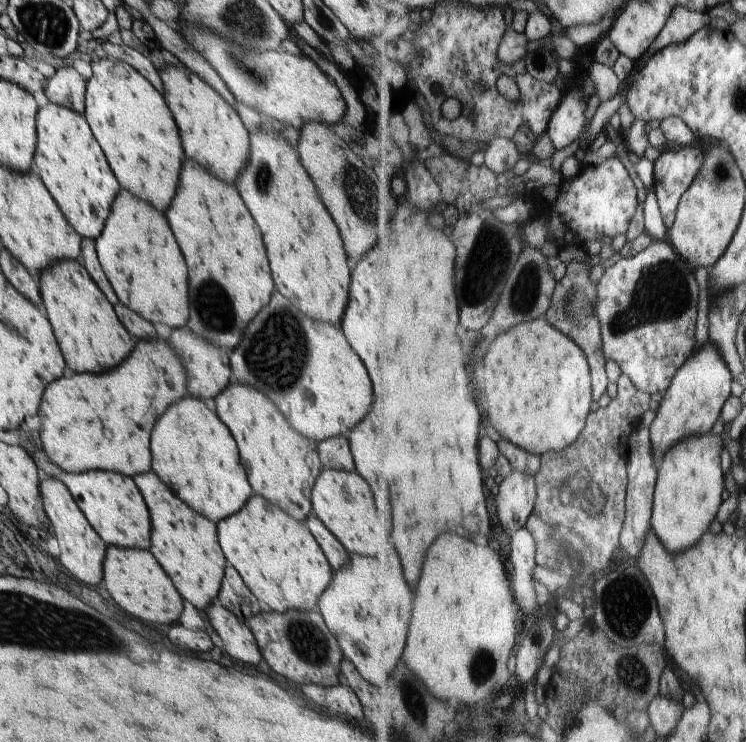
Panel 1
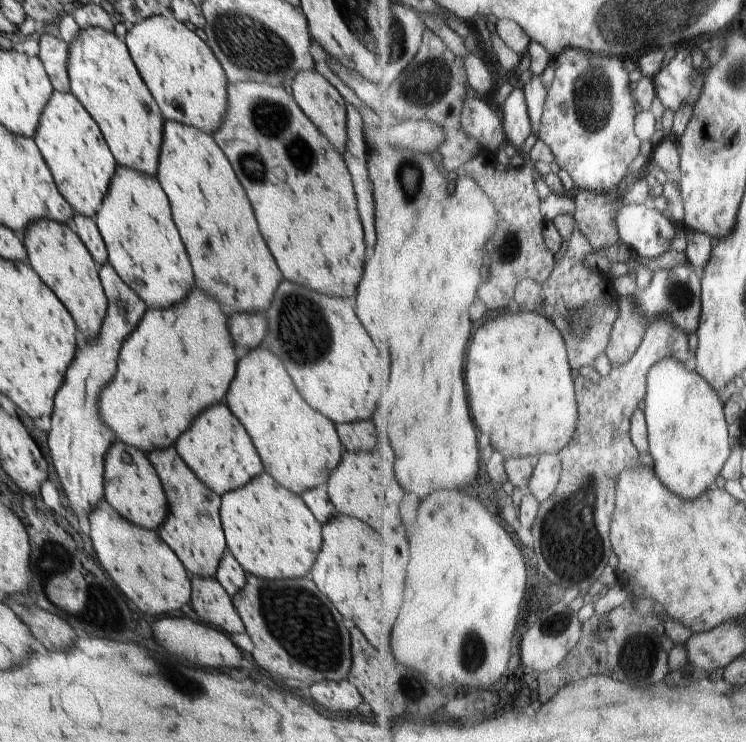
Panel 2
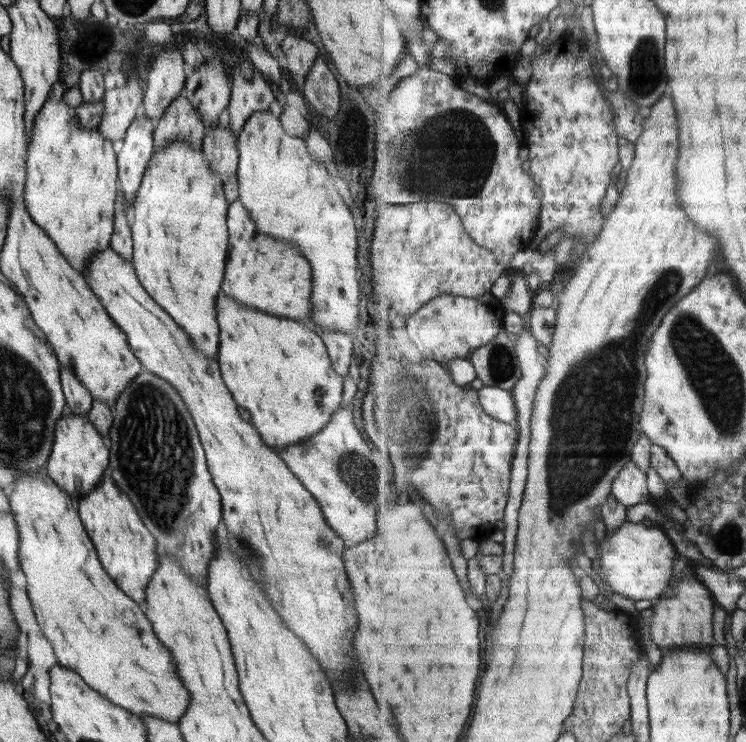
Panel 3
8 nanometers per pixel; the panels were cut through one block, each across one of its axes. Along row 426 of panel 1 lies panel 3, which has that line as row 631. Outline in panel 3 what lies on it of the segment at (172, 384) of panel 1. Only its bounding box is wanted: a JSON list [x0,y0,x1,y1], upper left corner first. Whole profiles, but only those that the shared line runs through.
[6,467,190,723]

